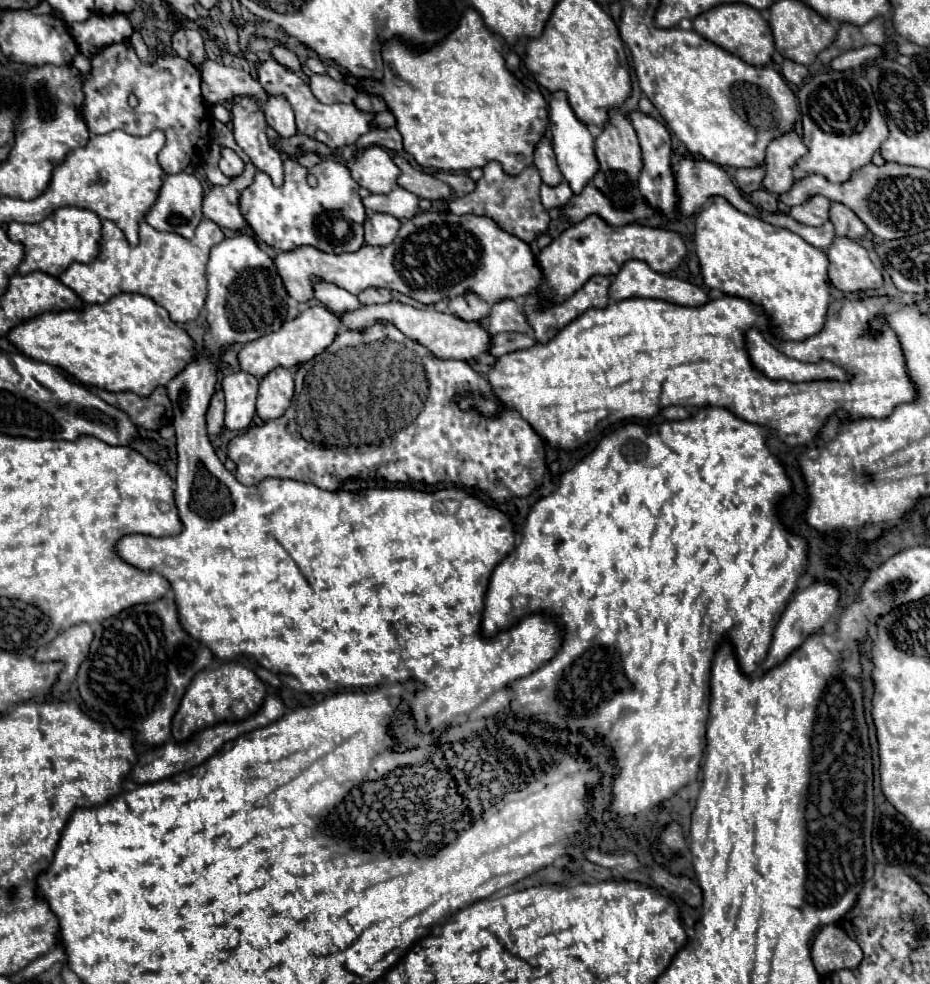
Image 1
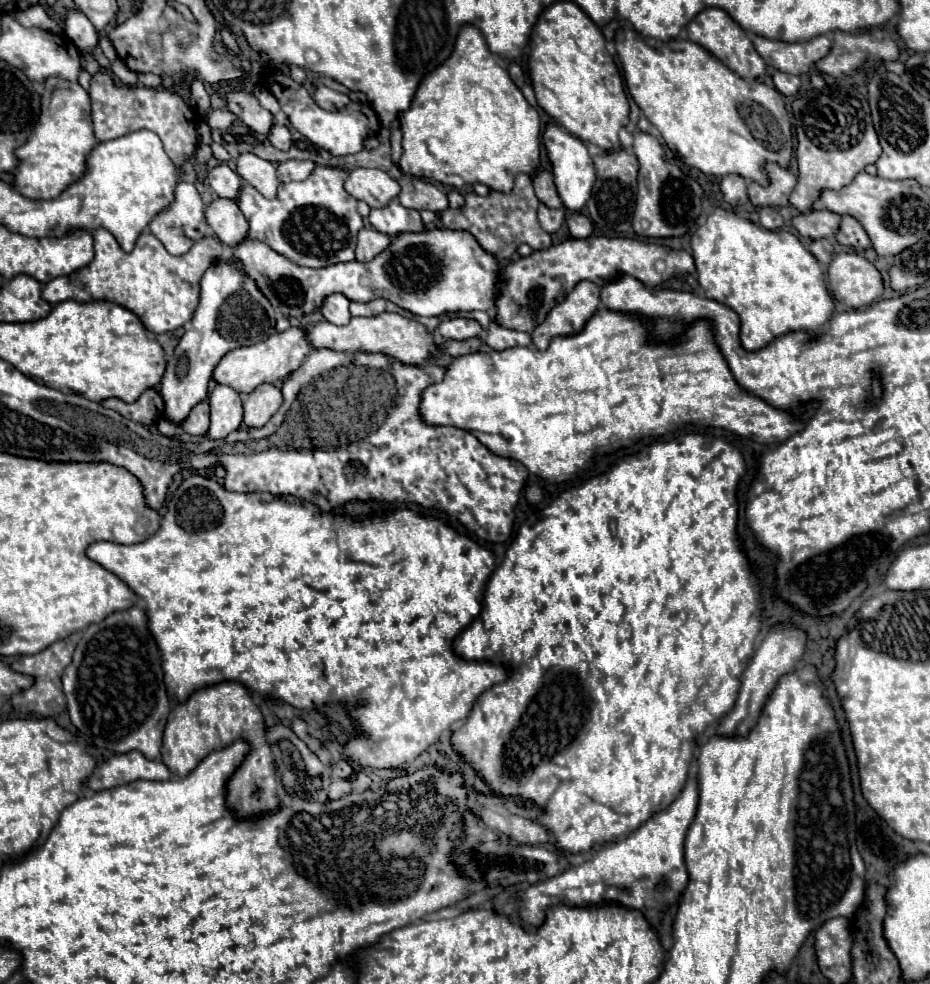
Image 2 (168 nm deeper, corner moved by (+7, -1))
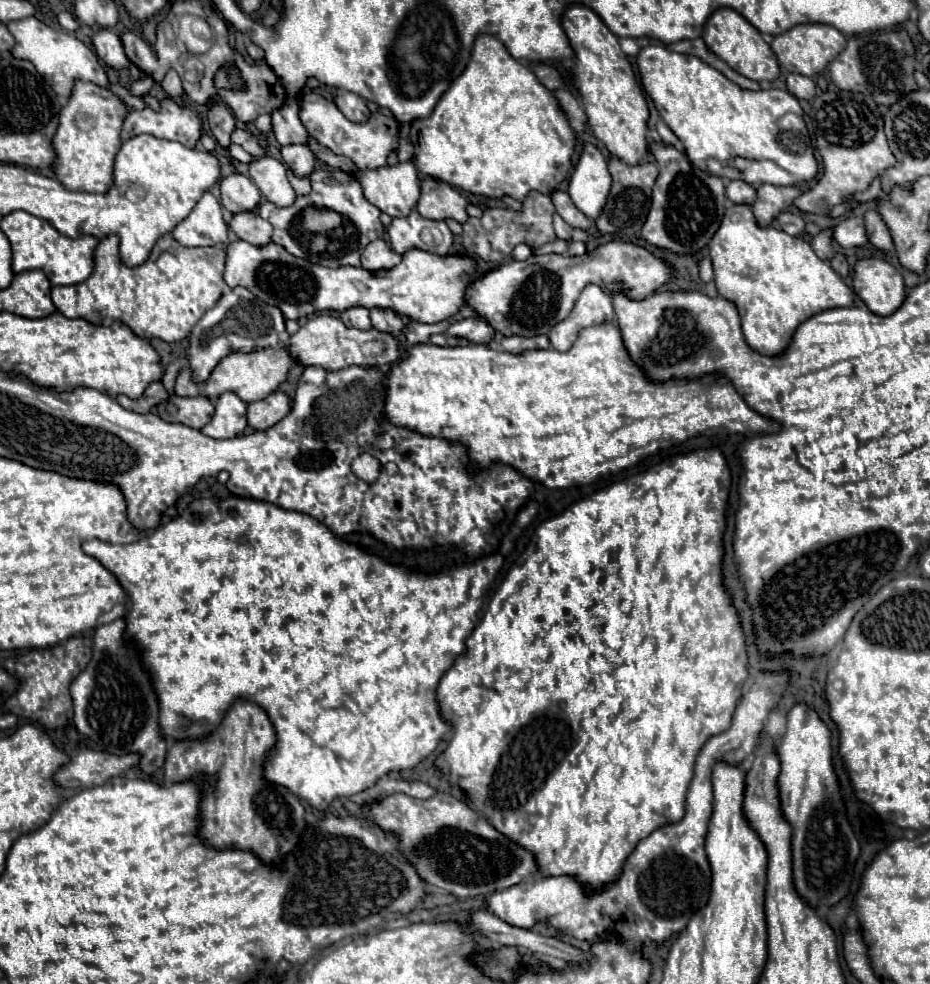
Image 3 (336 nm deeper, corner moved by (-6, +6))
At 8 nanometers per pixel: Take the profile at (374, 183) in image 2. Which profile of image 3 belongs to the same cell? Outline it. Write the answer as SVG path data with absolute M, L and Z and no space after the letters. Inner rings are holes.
M413 161L407 163L399 163L395 167L381 167L381 169L367 169L367 171L357 171L355 179L361 183L363 187L363 195L365 199L375 205L377 209L381 209L383 213L391 215L391 217L407 217L417 201L419 201L419 173L413 165Z

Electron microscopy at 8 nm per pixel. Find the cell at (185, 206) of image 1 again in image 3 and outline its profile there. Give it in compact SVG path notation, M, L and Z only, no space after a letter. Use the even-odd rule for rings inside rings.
M207 191L203 193L203 197L199 199L199 203L193 207L193 211L189 213L189 217L185 221L181 221L175 229L173 229L173 239L179 241L183 247L215 247L227 241L227 223L223 221L221 215L221 205L219 201Z

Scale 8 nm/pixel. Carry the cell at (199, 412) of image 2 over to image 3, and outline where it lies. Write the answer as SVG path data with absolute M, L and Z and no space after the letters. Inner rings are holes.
M171 395L157 405L157 415L167 423L181 423L201 429L209 423L209 417L213 417L213 403L205 397Z

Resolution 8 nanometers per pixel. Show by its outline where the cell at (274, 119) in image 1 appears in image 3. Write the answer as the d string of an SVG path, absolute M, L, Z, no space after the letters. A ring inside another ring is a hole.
M287 145L281 147L283 161L297 177L309 177L315 169L315 155L305 145Z

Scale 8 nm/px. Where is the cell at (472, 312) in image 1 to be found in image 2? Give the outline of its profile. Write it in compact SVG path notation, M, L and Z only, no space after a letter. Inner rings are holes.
M450 318L450 320L442 320L438 326L438 332L446 338L446 340L466 340L470 336L482 336L482 326L478 324L478 320L470 320L470 318Z

